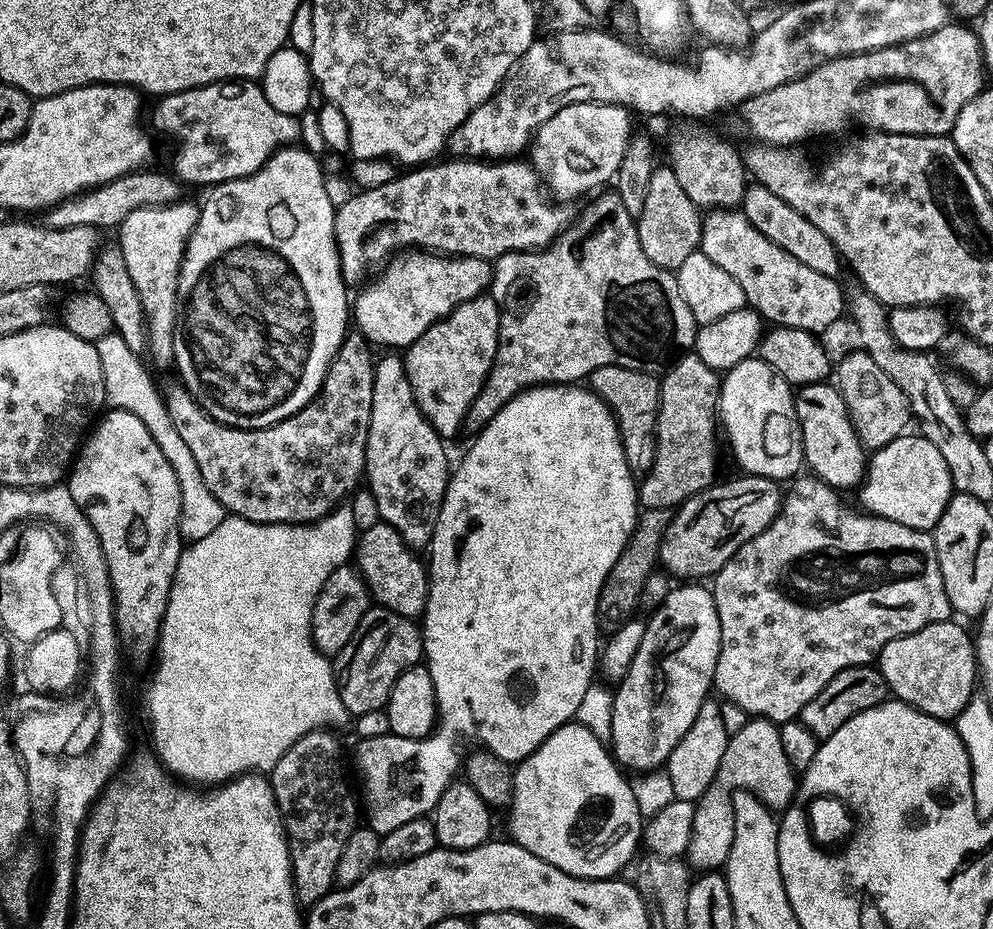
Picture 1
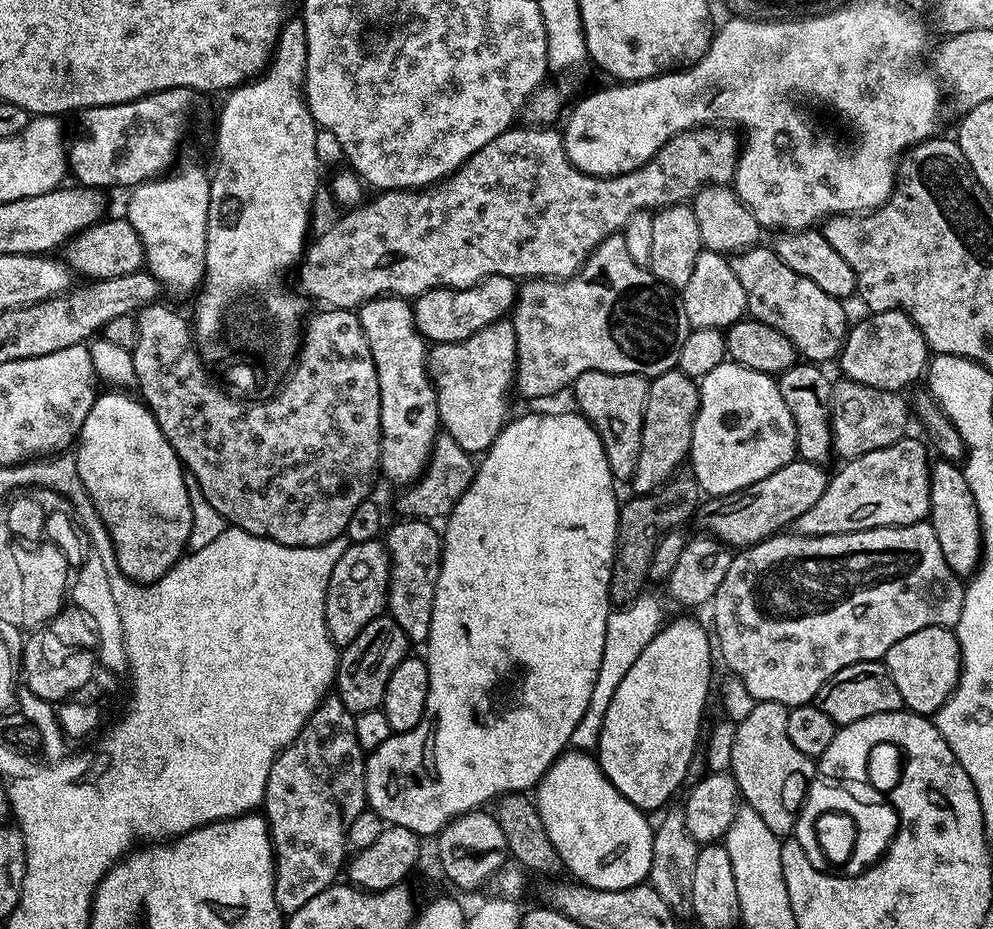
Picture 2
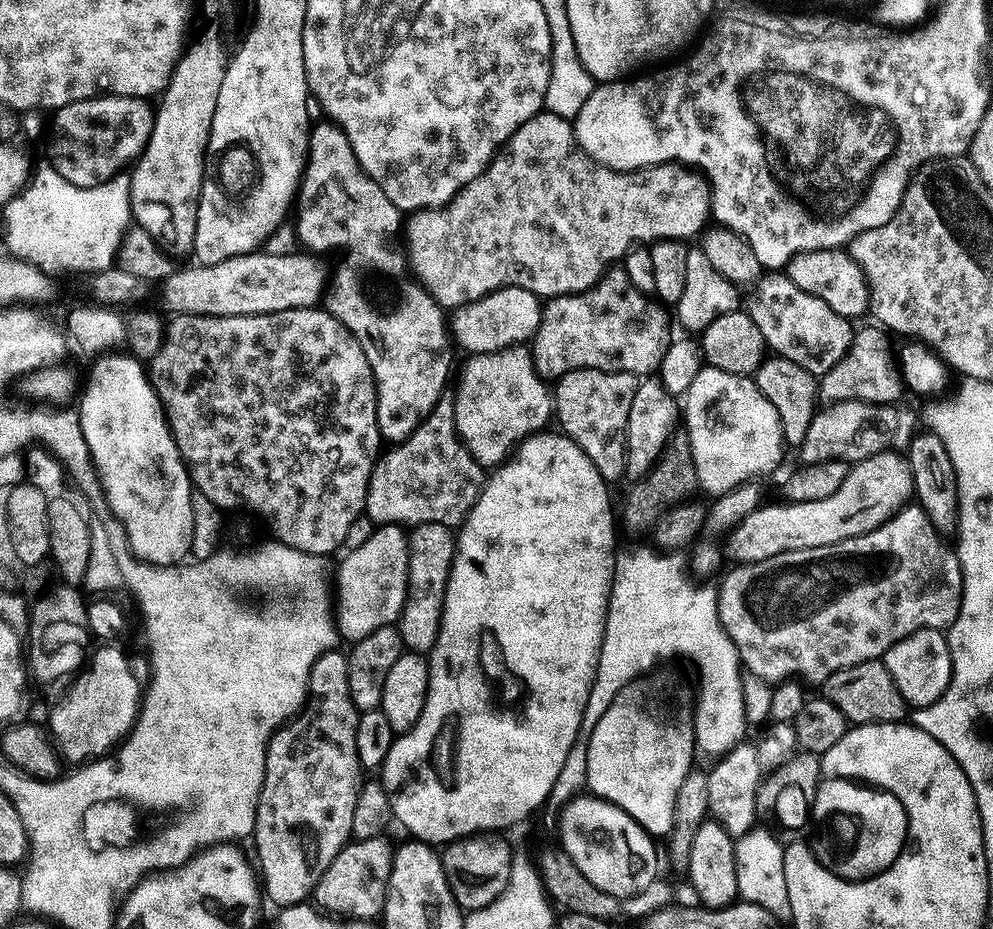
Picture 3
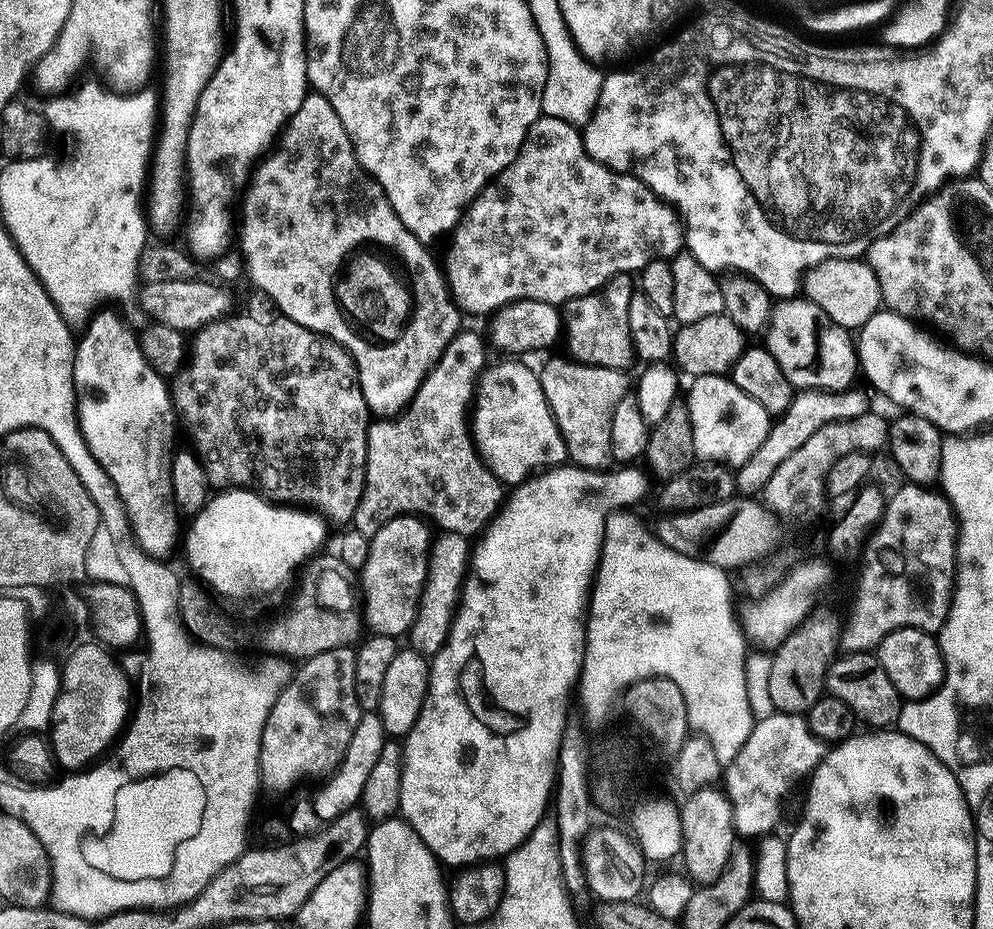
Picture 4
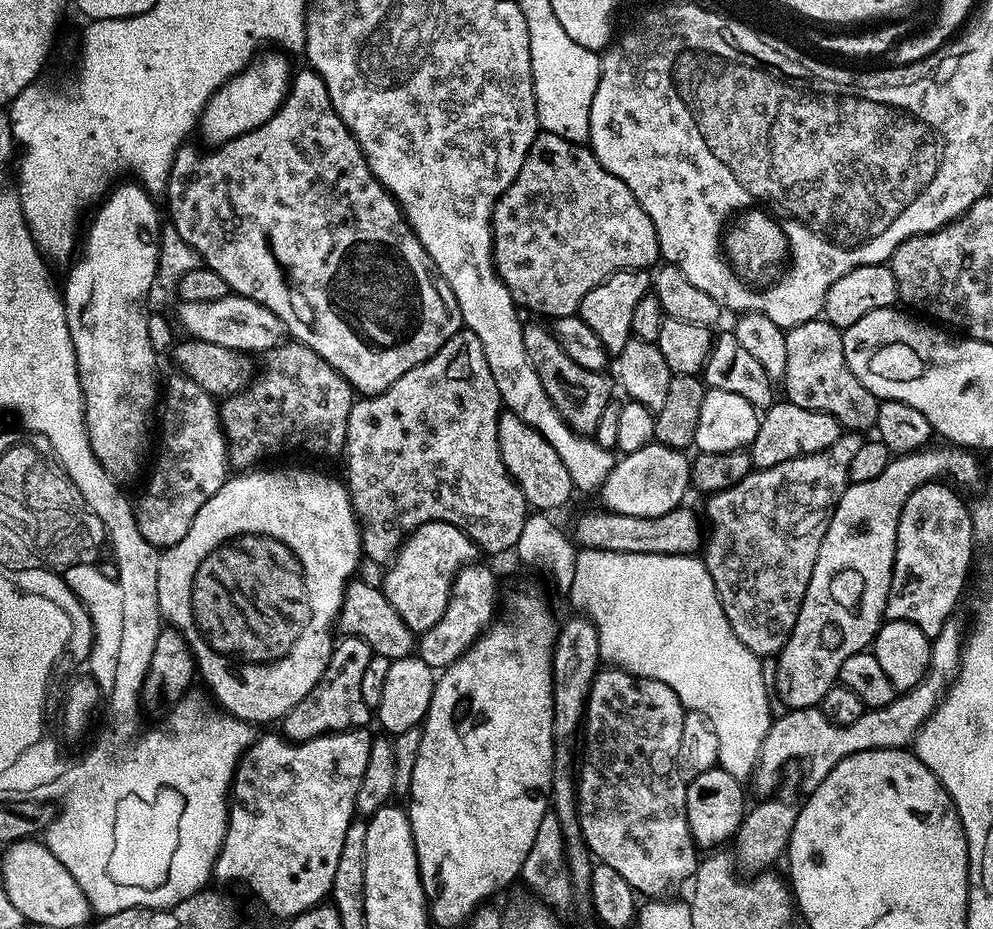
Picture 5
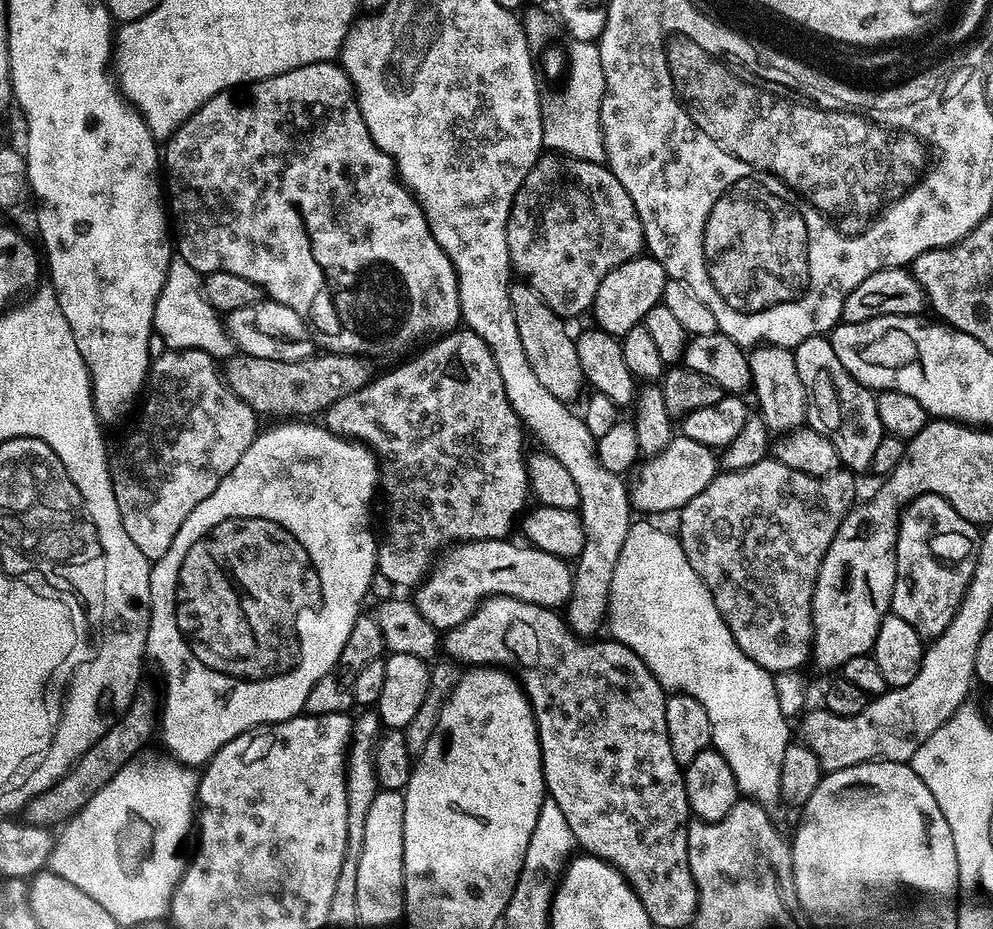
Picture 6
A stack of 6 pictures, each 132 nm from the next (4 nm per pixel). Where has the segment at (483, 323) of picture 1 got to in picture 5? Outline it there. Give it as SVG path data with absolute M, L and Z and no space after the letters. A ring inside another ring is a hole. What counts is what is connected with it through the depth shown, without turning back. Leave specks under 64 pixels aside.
M507 410L500 413L498 446L502 454L502 462L512 476L512 481L519 486L524 500L533 509L545 514L551 513L551 508L562 507L574 495L570 470L566 470L562 458L558 458L558 450L554 450L554 446L546 442L542 433Z

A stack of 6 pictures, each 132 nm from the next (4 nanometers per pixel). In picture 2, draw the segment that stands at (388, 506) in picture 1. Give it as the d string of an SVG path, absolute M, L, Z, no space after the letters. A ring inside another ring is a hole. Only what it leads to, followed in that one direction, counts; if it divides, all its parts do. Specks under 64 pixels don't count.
M378 296L360 305L358 315L366 342L370 342L370 354L378 374L380 391L380 472L399 486L407 486L424 473L432 456L432 444L440 428L440 415L436 401L436 388L428 375L428 350L424 335L418 330L412 313L413 305L403 296Z

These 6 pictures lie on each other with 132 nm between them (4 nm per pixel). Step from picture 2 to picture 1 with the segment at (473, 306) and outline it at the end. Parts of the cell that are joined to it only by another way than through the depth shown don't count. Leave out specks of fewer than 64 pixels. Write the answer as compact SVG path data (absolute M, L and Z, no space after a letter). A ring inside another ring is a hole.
M404 250L399 254L392 257L391 260L388 261L387 264L384 265L383 268L379 269L359 289L360 292L355 293L354 296L354 324L355 327L359 330L360 333L364 335L364 339L371 342L373 345L376 344L385 344L385 349L388 350L407 350L409 346L411 346L415 340L418 338L422 338L422 334L426 334L426 330L430 326L434 326L440 320L444 319L445 316L452 315L453 312L456 311L457 308L460 307L461 304L468 304L474 299L476 296L485 295L489 291L490 285L492 283L492 265L493 261L491 260L483 260L482 258L478 258L477 256L446 256L443 254L433 254L431 252L425 252L423 250Z

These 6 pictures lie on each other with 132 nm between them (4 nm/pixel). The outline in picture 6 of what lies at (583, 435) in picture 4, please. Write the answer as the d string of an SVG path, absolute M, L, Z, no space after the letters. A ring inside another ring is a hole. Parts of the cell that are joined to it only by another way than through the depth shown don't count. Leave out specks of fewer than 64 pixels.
M526 282L513 283L509 287L510 302L516 309L518 338L522 338L522 350L526 350L526 359L530 361L530 370L538 374L538 382L554 394L556 400L572 402L572 399L586 388L586 373L582 370L575 339L564 329L565 321L557 312L550 310L544 299Z

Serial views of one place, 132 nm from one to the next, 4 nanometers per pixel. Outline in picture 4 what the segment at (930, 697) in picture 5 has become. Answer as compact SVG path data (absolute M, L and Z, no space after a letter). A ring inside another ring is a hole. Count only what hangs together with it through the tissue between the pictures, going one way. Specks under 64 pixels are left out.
M775 711L772 717L755 721L746 746L738 750L738 758L731 760L722 772L722 791L732 807L737 833L744 838L769 835L784 812L784 799L800 779L811 777L825 751L824 741L810 730L803 715Z

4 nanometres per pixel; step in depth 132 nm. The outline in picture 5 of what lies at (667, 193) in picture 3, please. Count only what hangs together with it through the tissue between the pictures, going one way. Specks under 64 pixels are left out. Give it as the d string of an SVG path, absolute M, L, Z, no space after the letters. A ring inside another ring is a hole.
M541 131L522 162L522 170L492 211L496 273L521 309L541 312L547 318L579 313L582 298L606 277L625 270L648 270L661 259L660 239L650 214L630 194L630 186L602 167L591 147L581 144L556 132Z

